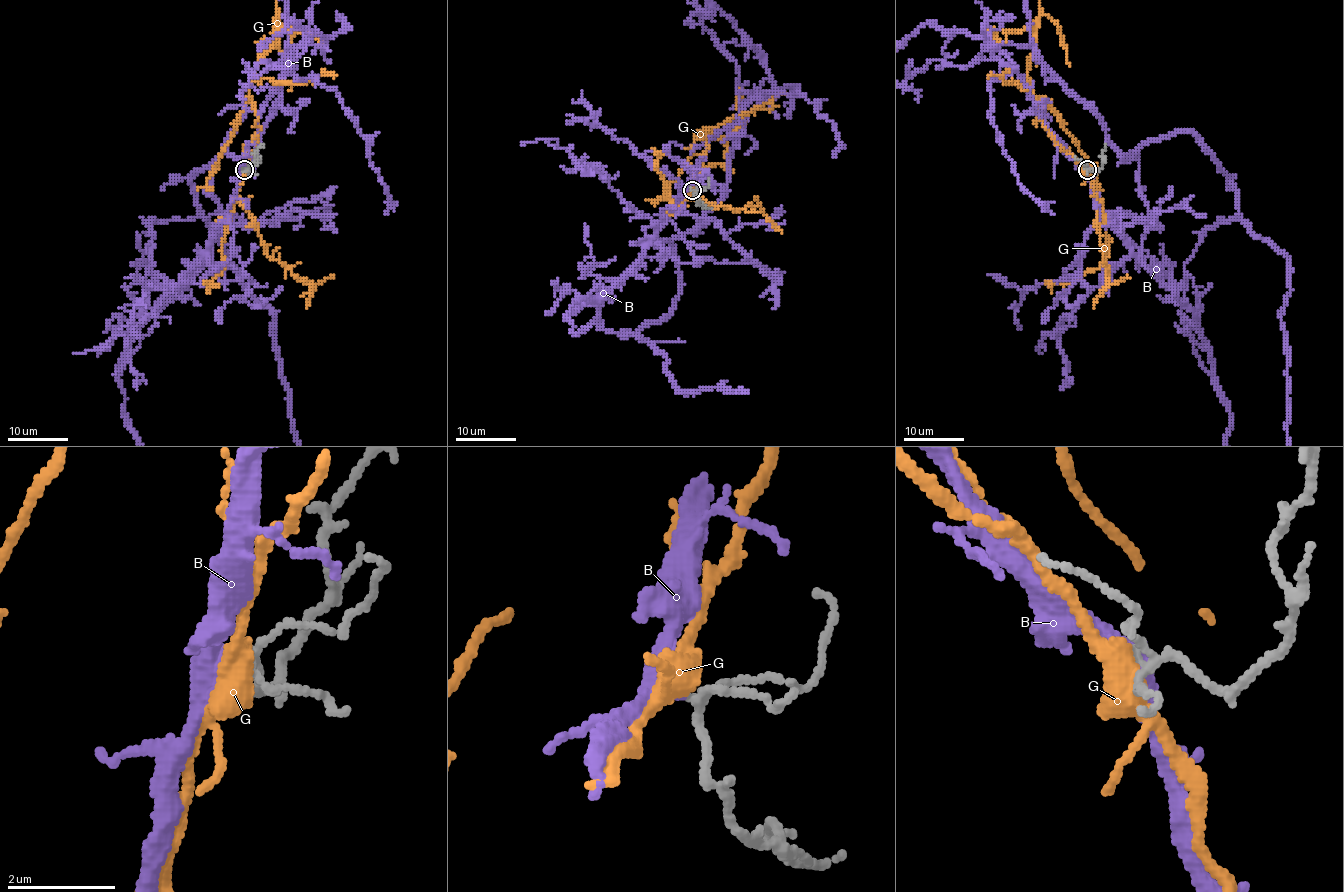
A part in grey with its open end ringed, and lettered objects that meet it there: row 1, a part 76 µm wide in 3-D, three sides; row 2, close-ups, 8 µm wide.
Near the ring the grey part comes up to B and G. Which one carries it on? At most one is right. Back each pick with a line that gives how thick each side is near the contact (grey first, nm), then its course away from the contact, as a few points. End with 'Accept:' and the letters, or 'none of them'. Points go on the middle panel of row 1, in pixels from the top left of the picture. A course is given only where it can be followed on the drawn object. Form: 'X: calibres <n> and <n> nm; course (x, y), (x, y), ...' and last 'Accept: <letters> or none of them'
B: calibres 110 and 440 nm
Accept: B

